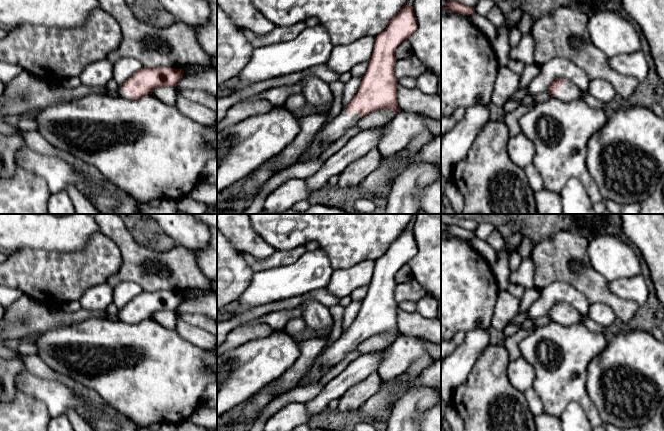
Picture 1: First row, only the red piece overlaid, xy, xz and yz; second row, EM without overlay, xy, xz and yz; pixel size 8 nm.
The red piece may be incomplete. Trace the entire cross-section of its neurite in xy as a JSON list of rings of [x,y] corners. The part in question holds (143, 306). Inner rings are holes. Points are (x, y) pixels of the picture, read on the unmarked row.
[[[171,291],[142,292],[117,313],[119,321],[137,324],[152,318],[157,311],[176,311],[184,300],[183,293]]]

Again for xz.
[[[405,228],[390,244],[386,253],[376,260],[368,293],[356,319],[338,340],[321,352],[305,375],[316,365],[321,368],[321,376],[325,375],[370,337],[382,333],[394,333],[395,338],[401,336],[397,323],[398,303],[394,298],[397,285],[395,274],[416,254],[417,244],[413,231]]]

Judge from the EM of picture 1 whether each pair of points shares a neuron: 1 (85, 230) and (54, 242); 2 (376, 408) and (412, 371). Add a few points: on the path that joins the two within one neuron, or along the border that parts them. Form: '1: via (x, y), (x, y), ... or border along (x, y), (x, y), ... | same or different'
1: via (77, 230), (62, 234) | same
2: via (386, 399), (406, 381) | same

